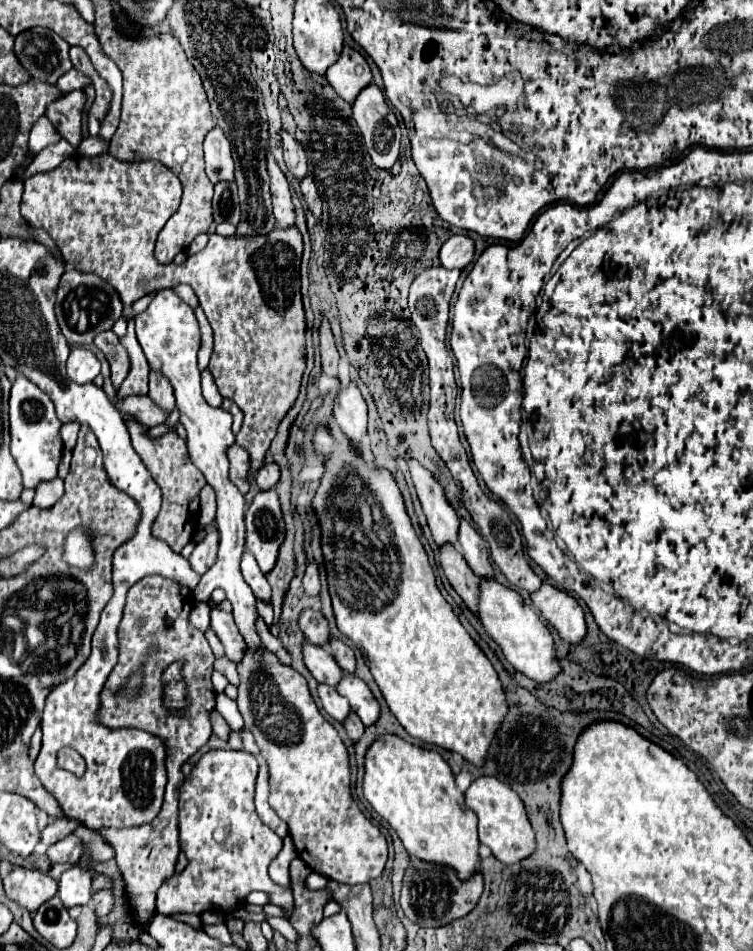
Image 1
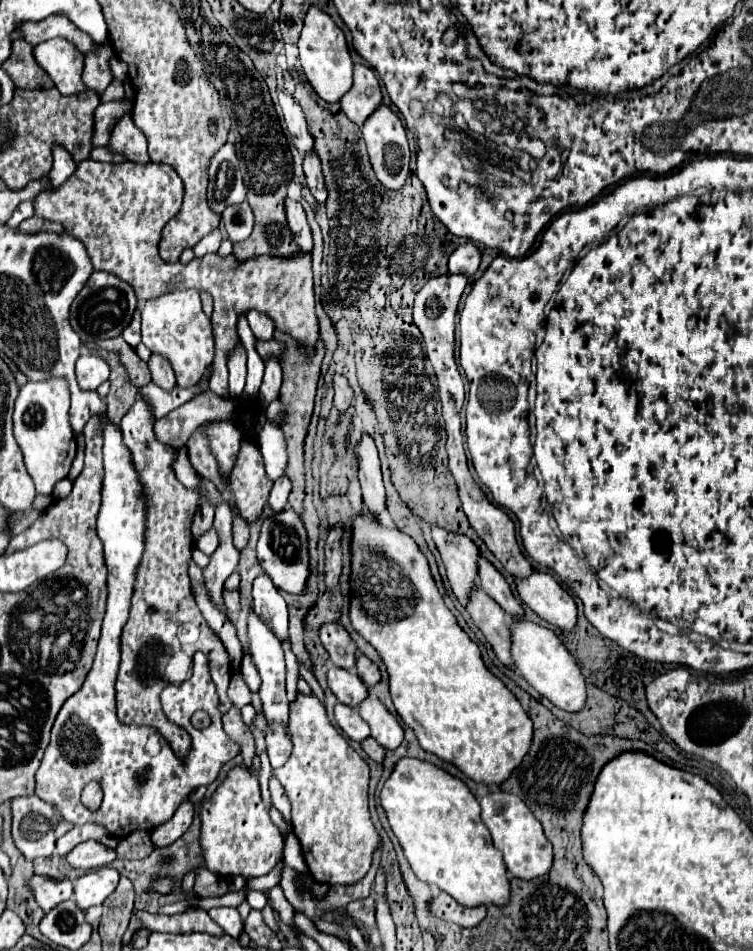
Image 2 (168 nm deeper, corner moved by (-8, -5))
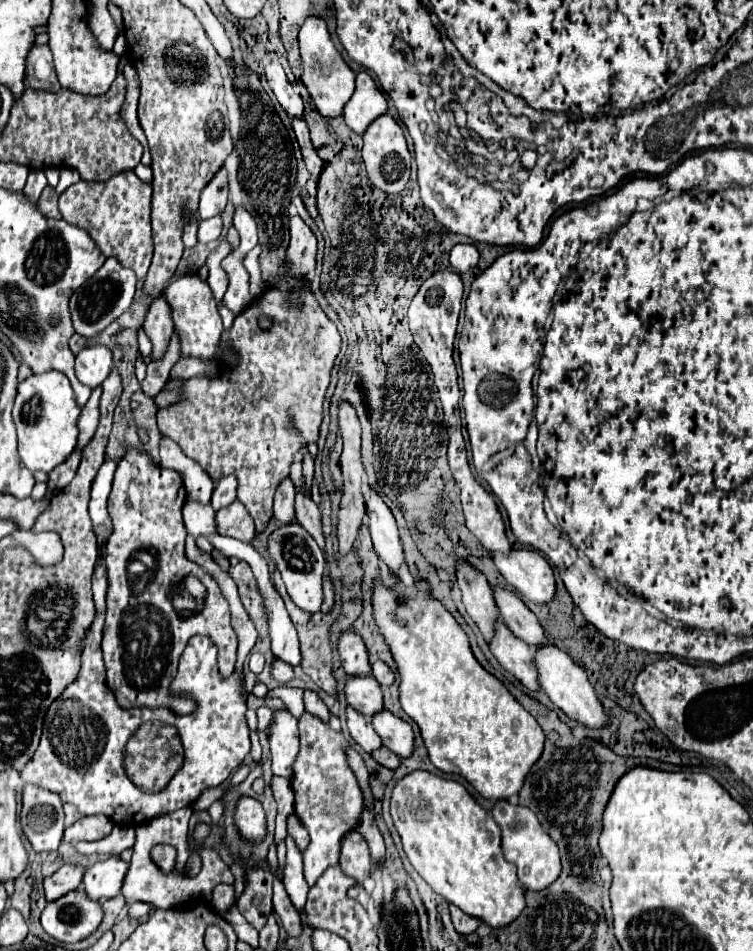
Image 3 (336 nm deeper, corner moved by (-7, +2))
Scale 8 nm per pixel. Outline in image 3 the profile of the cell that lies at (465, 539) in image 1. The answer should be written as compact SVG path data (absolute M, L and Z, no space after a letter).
M494 589L494 599L502 623L512 631L512 635L522 639L530 647L542 647L546 643L544 629L538 623L538 617L520 601L520 597L506 589Z

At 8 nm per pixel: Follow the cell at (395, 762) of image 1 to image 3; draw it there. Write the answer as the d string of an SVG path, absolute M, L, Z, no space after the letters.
M414 771L398 781L398 785L394 787L390 813L402 837L406 857L424 877L424 881L448 903L460 907L466 915L484 921L492 929L502 929L520 917L526 907L524 887L516 877L514 865L502 857L500 827L496 825L492 815L486 813L460 783L440 779L428 771Z

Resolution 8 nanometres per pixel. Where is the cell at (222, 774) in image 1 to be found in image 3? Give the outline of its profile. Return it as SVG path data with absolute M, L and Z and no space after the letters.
M250 797L240 799L236 809L236 825L246 839L260 841L266 833L266 817L262 805Z

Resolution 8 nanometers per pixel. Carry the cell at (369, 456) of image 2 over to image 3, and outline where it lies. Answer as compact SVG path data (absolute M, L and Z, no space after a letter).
M370 491L366 509L370 517L370 535L372 535L374 551L382 559L384 567L394 577L398 577L398 571L404 565L404 551L402 551L402 543L398 537L394 515L388 509L388 505L382 501L382 497L376 495L374 491Z

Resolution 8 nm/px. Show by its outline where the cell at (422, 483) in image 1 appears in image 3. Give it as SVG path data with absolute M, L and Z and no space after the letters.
M458 561L456 585L462 591L462 603L468 615L478 625L486 643L490 643L494 637L494 625L500 619L500 613L494 601L494 591L490 589L486 577L482 577L482 573L478 573L476 569L470 569L470 565L466 565L464 561Z

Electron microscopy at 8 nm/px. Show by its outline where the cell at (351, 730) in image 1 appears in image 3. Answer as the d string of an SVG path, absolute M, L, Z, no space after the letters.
M376 749L374 753L372 753L372 757L374 757L374 761L376 763L380 763L382 767L386 767L386 769L392 769L392 771L396 771L398 769L398 765L400 765L400 759L390 751L390 749Z

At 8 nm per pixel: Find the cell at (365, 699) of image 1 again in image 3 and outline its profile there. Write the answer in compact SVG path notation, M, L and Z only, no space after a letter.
M382 711L378 713L378 717L372 719L372 725L380 735L384 747L388 747L394 755L398 755L400 759L406 759L412 755L414 731L404 719L392 715L390 711Z

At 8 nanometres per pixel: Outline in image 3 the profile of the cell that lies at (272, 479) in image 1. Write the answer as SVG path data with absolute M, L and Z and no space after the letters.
M290 479L282 481L282 487L278 487L276 497L274 497L274 517L282 525L296 523L296 513L294 513L294 485Z

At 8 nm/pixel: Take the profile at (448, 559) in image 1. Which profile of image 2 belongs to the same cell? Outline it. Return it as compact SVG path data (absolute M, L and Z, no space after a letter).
M475 586L471 588L471 596L467 600L467 612L493 646L497 658L513 668L513 660L509 654L509 618L505 610L491 596L487 596L481 586Z

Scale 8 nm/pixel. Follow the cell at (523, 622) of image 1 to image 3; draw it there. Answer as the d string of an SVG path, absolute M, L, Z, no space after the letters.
M546 643L544 649L534 649L536 653L536 667L538 667L538 675L540 675L540 685L542 691L550 697L550 701L562 709L570 719L582 723L584 727L590 729L604 729L608 725L608 715L592 687L592 683L586 677L586 671L580 669L580 665L576 665L562 649L558 649L552 643Z

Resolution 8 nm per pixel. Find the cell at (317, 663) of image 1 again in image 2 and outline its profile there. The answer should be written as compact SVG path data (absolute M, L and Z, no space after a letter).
M333 666L327 672L327 684L331 692L337 696L337 700L347 706L357 706L367 696L365 684L353 670L343 670Z

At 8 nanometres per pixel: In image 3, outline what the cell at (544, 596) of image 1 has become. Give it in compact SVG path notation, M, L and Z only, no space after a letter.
M528 549L510 553L490 553L502 577L534 603L548 603L554 597L556 581L548 561Z

